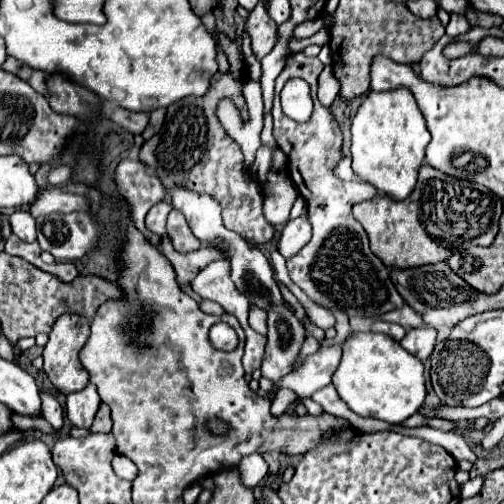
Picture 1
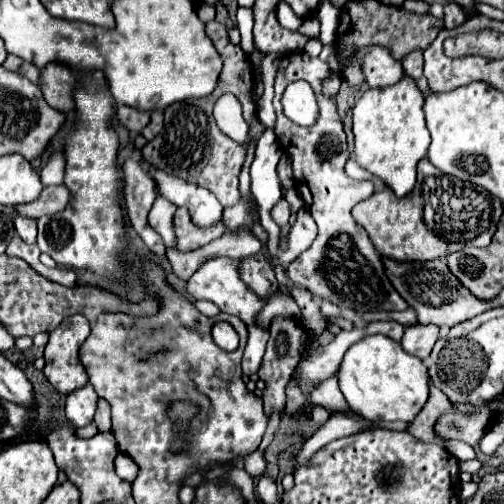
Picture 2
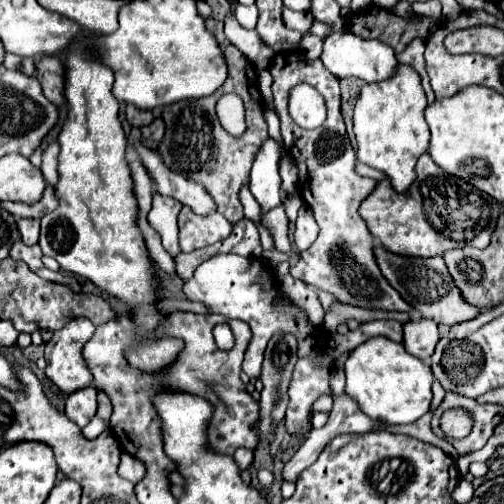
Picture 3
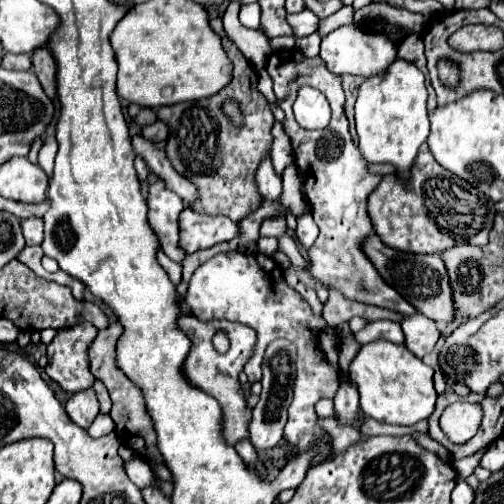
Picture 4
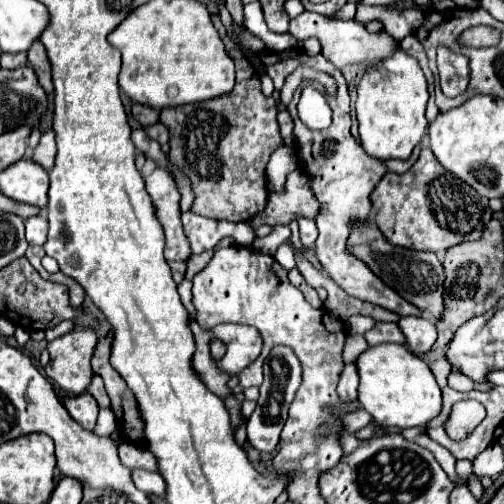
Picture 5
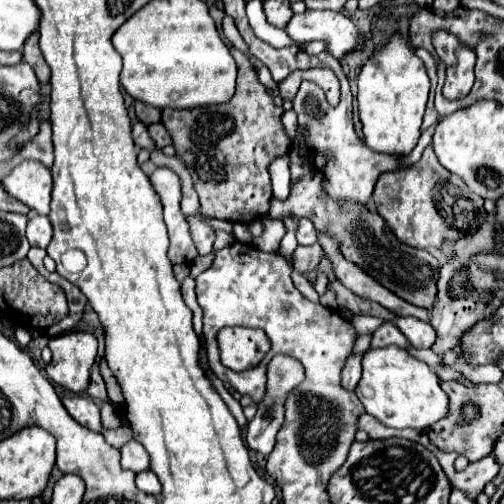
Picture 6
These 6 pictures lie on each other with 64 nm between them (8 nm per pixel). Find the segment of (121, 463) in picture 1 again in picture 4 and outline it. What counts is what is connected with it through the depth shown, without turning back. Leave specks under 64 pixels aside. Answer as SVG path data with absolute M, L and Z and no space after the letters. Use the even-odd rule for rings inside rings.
M128 460L124 462L124 472L126 476L138 486L138 488L144 488L144 486L150 486L154 484L154 474L150 470L150 466L144 462L144 460Z

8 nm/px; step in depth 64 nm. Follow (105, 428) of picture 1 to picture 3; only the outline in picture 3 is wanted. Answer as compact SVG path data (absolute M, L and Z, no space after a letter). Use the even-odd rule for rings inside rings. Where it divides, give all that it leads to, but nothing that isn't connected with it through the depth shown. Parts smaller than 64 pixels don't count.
M98 392L98 414L96 416L102 420L108 420L110 414L112 414L112 404L110 404L108 396L104 392Z

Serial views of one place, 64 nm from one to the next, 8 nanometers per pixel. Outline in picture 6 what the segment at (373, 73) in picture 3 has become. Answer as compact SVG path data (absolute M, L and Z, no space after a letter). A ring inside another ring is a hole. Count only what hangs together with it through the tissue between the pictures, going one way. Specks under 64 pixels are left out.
M306 10L302 14L294 14L284 30L292 40L300 44L312 40L326 42L328 54L336 60L356 52L356 46L362 46L368 40L366 34L362 34L348 16L328 10Z

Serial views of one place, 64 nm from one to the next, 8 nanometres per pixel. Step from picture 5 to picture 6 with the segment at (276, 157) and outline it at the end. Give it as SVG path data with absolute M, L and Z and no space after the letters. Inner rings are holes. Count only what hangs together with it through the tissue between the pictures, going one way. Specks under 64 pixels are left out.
M284 154L270 164L270 178L272 178L274 196L276 198L288 196L290 192L290 154Z

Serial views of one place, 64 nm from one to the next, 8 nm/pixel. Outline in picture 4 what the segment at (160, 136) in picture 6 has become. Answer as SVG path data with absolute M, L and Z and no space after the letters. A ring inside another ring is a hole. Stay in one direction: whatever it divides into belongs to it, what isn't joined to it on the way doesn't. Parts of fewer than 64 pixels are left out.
M156 120L154 124L142 128L142 136L144 136L146 140L152 140L152 142L166 142L166 138L168 138L168 128L166 128L164 122Z

